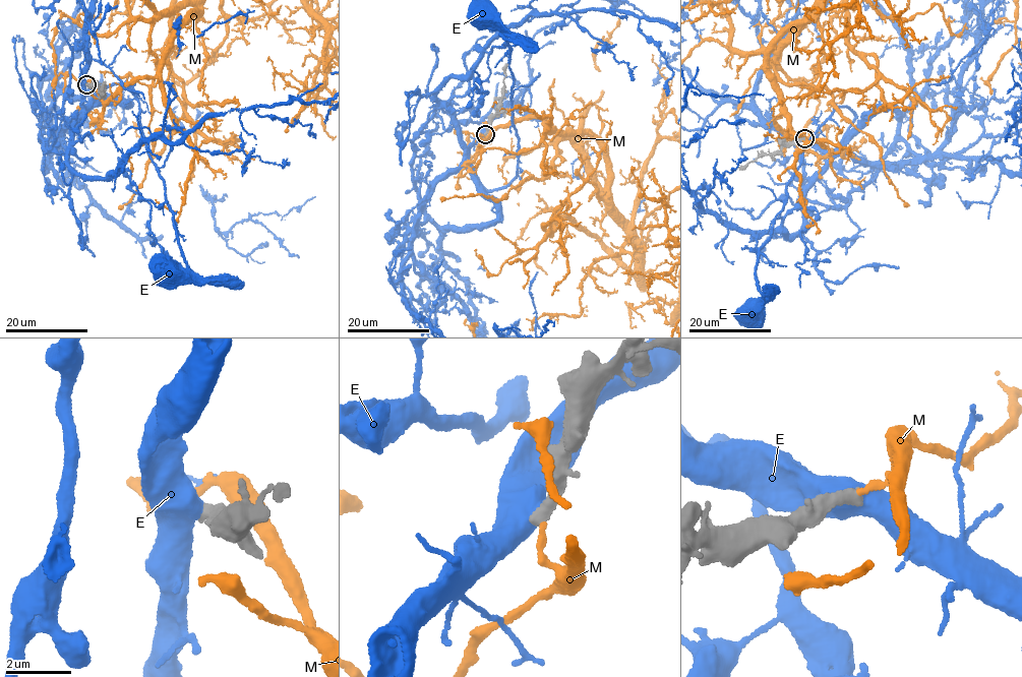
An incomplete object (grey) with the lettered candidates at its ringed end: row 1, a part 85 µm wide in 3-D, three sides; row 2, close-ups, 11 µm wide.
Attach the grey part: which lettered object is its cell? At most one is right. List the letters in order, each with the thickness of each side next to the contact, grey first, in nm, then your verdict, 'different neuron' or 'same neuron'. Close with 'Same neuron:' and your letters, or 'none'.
E: 380 nm thick on the grey side, 750 nm on the other; different neuron
M: 400 nm thick on the grey side, 190 nm on the other; different neuron
Same neuron: none

